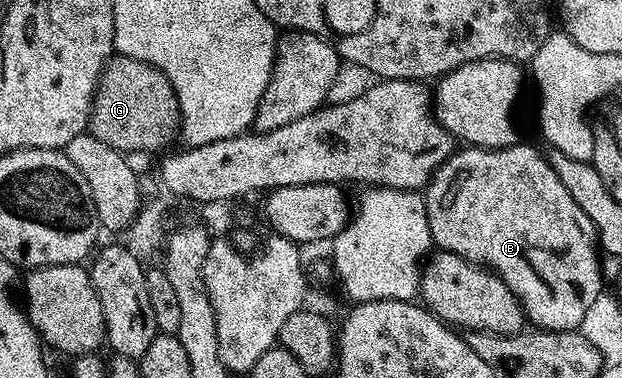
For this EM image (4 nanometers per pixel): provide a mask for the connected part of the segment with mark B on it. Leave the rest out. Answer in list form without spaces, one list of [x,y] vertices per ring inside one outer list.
[[[517,144],[504,146],[501,150],[460,149],[457,149],[442,163],[426,187],[428,223],[430,224],[433,243],[439,249],[449,250],[450,253],[462,256],[466,261],[475,262],[476,265],[485,267],[491,273],[498,275],[510,288],[510,292],[514,292],[514,296],[520,299],[520,307],[524,310],[524,317],[531,325],[533,322],[533,327],[554,331],[575,331],[577,328],[583,327],[584,317],[590,309],[590,304],[594,303],[594,300],[605,289],[604,282],[600,279],[601,255],[598,253],[596,229],[590,220],[590,216],[586,216],[586,212],[582,212],[582,208],[578,208],[578,203],[574,201],[574,196],[570,196],[570,192],[566,192],[566,188],[562,185],[562,180],[558,180],[558,172],[554,172],[554,168],[548,163],[547,157],[543,153],[539,154],[534,147]]]

